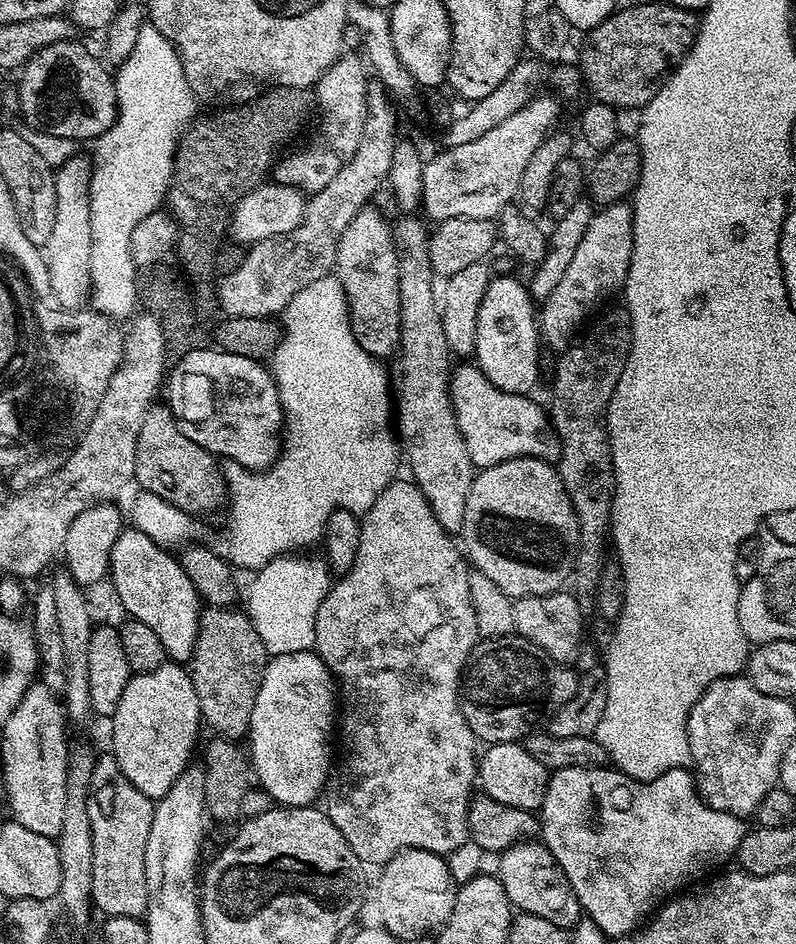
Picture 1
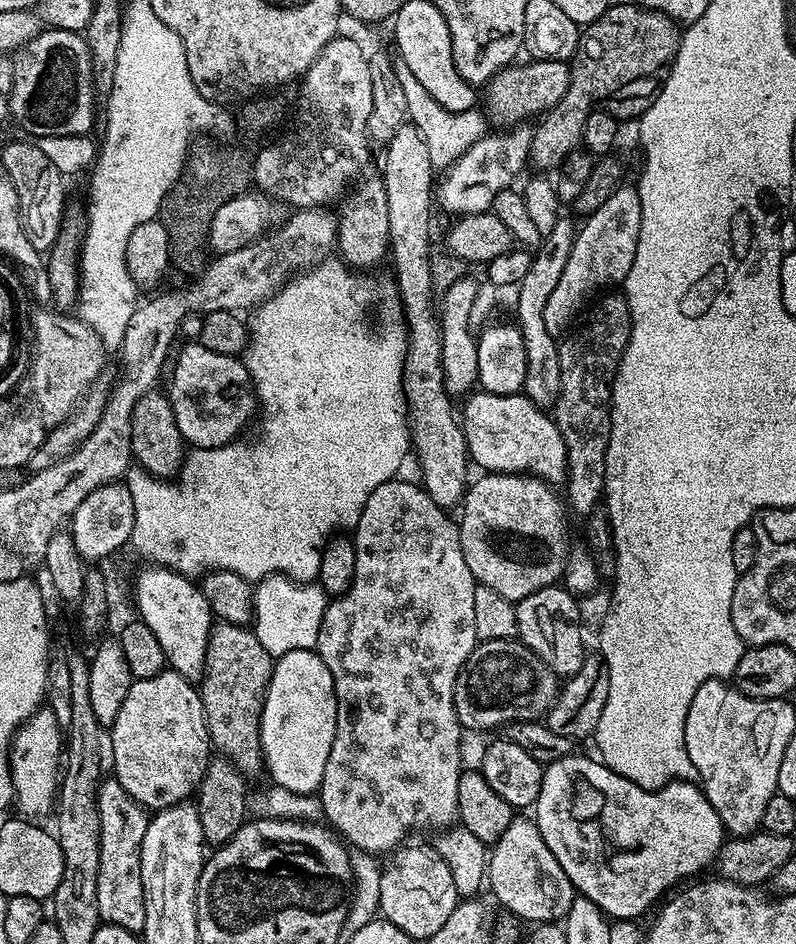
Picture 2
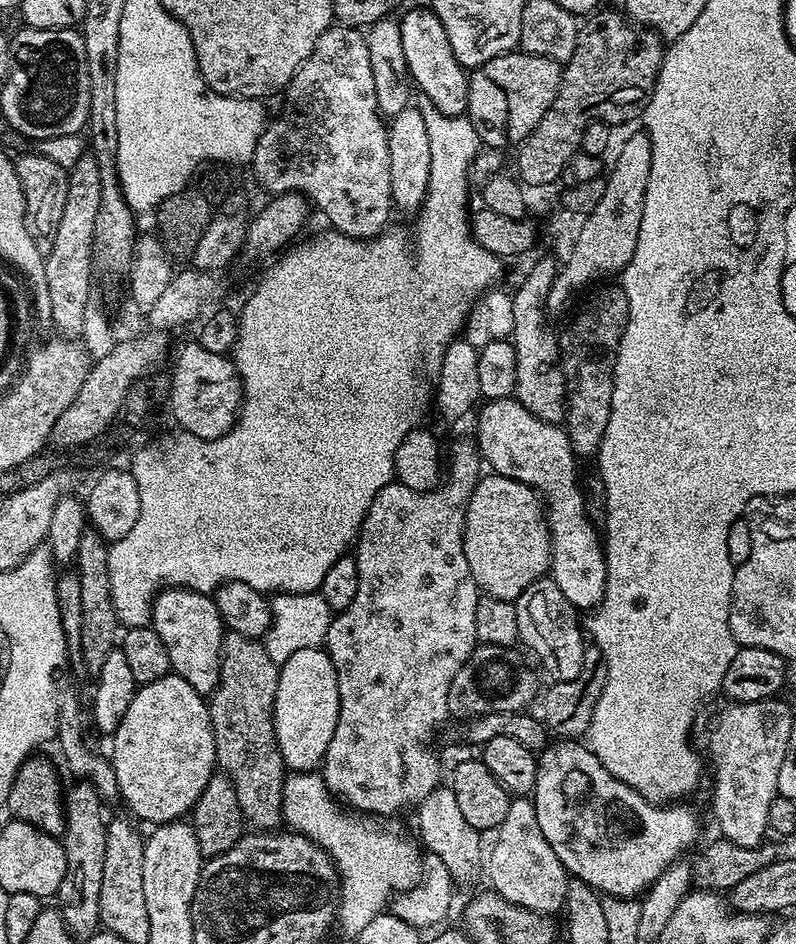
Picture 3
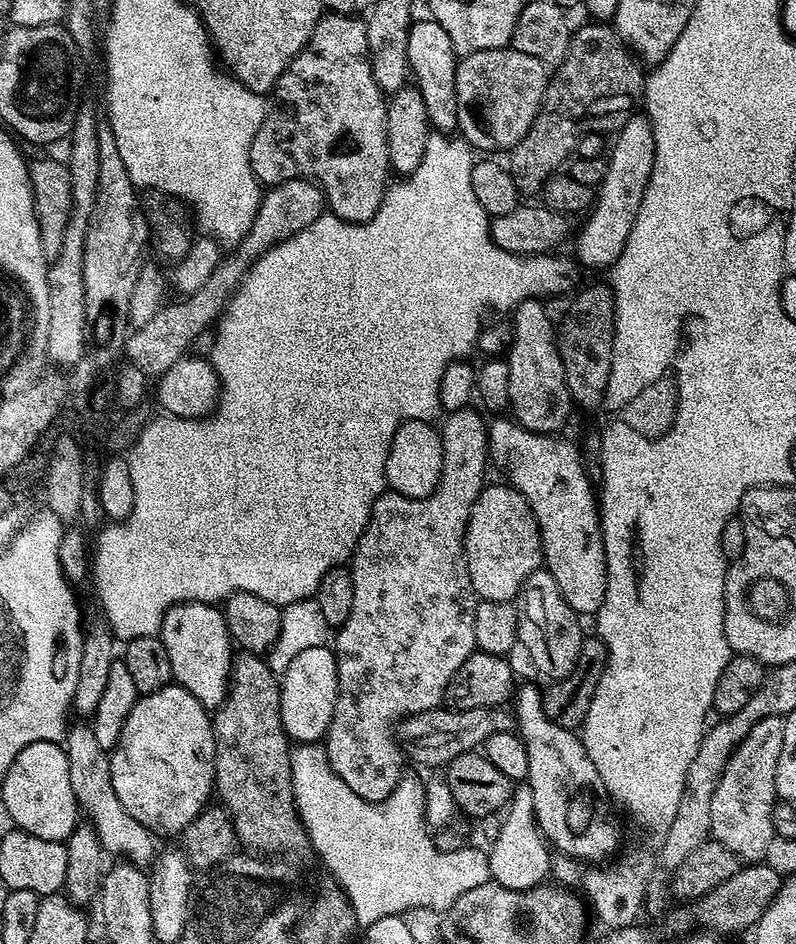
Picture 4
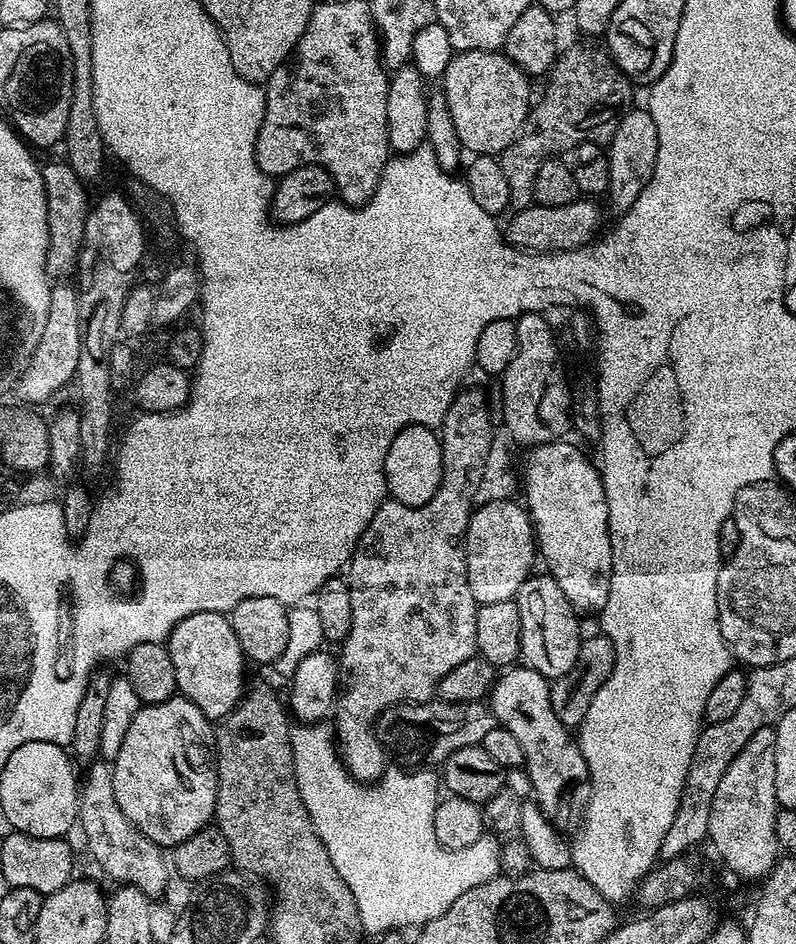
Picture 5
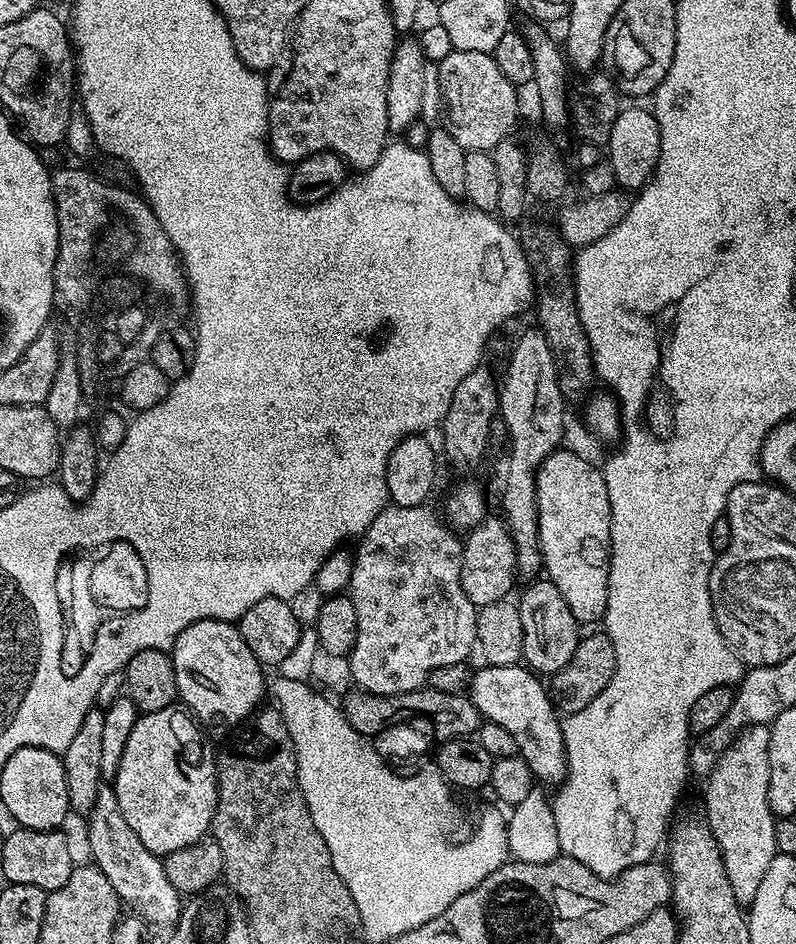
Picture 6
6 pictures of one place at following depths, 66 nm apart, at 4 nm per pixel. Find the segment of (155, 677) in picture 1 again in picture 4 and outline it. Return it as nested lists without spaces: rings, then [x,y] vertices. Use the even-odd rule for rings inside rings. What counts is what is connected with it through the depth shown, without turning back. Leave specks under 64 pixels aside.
[[[171,683],[165,686],[162,690],[154,690],[153,692],[145,692],[137,699],[134,710],[130,710],[130,714],[126,718],[126,722],[122,726],[122,734],[118,738],[115,748],[110,752],[111,760],[110,774],[113,778],[114,793],[117,794],[118,800],[122,802],[127,814],[142,826],[149,829],[157,837],[172,836],[183,833],[186,826],[190,826],[190,822],[194,822],[194,818],[198,818],[198,814],[209,807],[211,797],[214,792],[216,782],[216,743],[214,742],[214,730],[212,729],[212,716],[209,709],[202,706],[202,702],[198,702],[198,698],[194,698],[194,694],[190,694],[190,690],[186,690],[178,683]]]

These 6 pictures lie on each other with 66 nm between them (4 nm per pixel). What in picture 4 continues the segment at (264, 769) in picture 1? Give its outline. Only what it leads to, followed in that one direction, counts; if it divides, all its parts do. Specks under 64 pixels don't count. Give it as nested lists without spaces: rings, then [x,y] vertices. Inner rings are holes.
[[[331,647],[305,650],[303,654],[298,654],[298,658],[290,662],[280,680],[280,713],[284,733],[289,741],[296,744],[315,744],[323,741],[334,718],[334,702],[338,693],[340,691],[336,673],[336,653]]]

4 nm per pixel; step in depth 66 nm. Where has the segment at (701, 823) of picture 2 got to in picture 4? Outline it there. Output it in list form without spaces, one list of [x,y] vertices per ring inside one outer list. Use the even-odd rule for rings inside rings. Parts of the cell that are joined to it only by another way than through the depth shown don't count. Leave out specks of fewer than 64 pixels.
[[[532,684],[526,685],[521,692],[519,689],[514,696],[515,731],[524,741],[526,754],[530,758],[526,785],[533,791],[536,823],[539,824],[544,839],[557,853],[579,862],[604,860],[607,856],[614,855],[620,844],[620,828],[612,821],[613,805],[605,793],[602,778],[598,778],[598,770],[594,770],[594,762],[590,762],[583,739],[573,729],[558,726],[555,719],[546,714],[545,703],[545,697],[540,697],[539,690]]]

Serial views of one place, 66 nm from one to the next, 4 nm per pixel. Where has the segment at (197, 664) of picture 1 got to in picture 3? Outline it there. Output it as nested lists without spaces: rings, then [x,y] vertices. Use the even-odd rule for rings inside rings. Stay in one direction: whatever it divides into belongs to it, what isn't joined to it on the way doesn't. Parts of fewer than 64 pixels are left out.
[[[233,632],[225,635],[224,644],[220,647],[220,677],[207,701],[208,713],[214,730],[219,771],[230,778],[238,794],[238,806],[242,806],[244,811],[244,819],[256,830],[276,830],[282,824],[286,769],[274,734],[274,698],[278,694],[279,677],[280,665],[274,662],[274,658],[270,658],[270,654],[266,654],[261,641],[242,638],[242,634]]]

